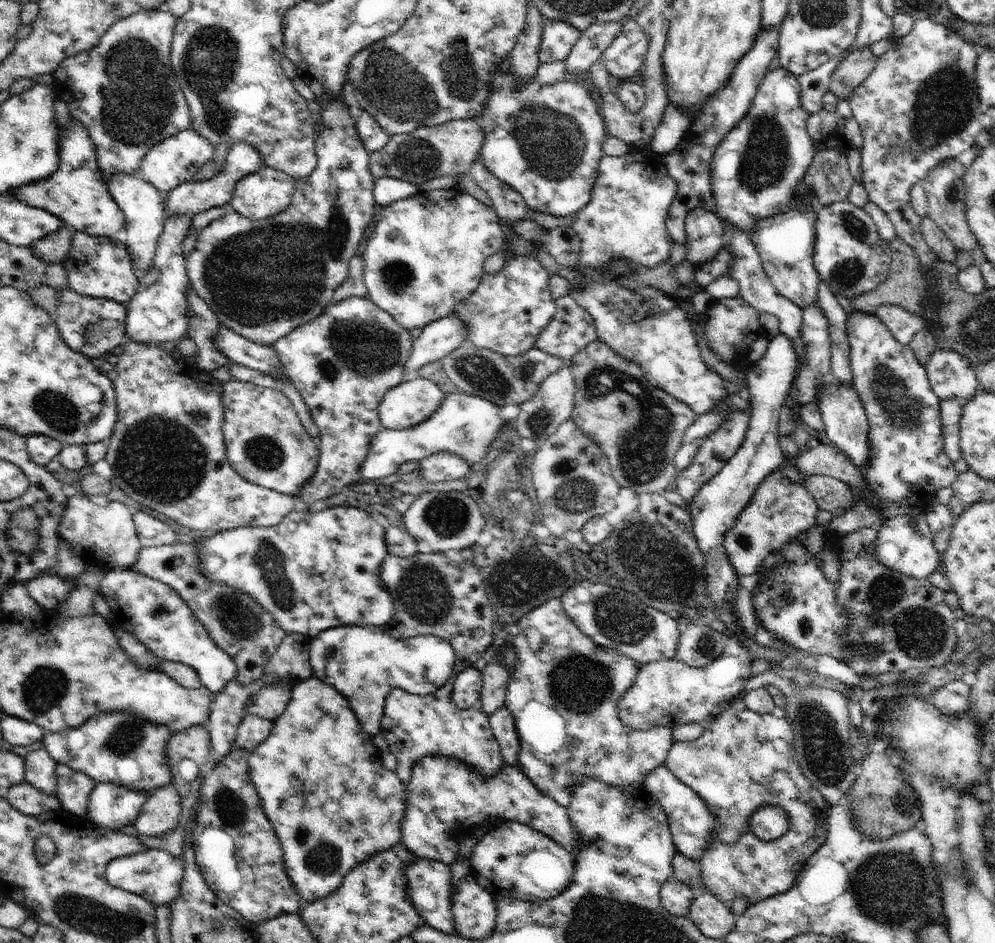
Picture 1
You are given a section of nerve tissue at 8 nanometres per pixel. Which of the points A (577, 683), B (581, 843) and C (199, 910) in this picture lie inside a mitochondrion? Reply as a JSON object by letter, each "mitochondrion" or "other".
{"A":"mitochondrion","B":"other","C":"other"}

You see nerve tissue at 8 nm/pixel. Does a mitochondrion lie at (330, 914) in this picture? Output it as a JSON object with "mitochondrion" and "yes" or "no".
{"mitochondrion":"no"}

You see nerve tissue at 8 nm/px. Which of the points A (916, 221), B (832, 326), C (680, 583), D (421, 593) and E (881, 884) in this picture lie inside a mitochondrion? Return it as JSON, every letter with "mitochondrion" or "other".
{"A":"other","B":"other","C":"mitochondrion","D":"mitochondrion","E":"mitochondrion"}

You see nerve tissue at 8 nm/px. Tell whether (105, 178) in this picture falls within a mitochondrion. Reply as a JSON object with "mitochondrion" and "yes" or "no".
{"mitochondrion":"no"}

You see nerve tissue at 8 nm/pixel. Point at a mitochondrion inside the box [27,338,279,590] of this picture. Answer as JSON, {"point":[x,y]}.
{"point":[158,459]}

